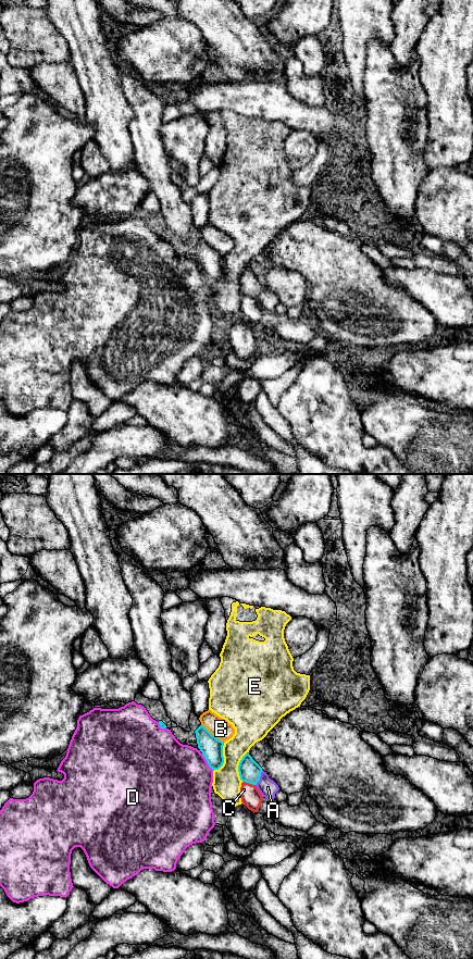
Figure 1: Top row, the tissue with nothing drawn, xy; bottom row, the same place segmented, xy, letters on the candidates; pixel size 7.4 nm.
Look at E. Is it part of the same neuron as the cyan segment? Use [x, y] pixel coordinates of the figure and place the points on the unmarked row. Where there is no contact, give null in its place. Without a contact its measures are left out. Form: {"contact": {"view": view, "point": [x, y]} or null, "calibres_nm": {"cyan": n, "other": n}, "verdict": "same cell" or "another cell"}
{"contact": {"view": "xy", "point": [223, 271]}, "calibres_nm": {"cyan": 160, "other": 200}, "verdict": "another cell"}

